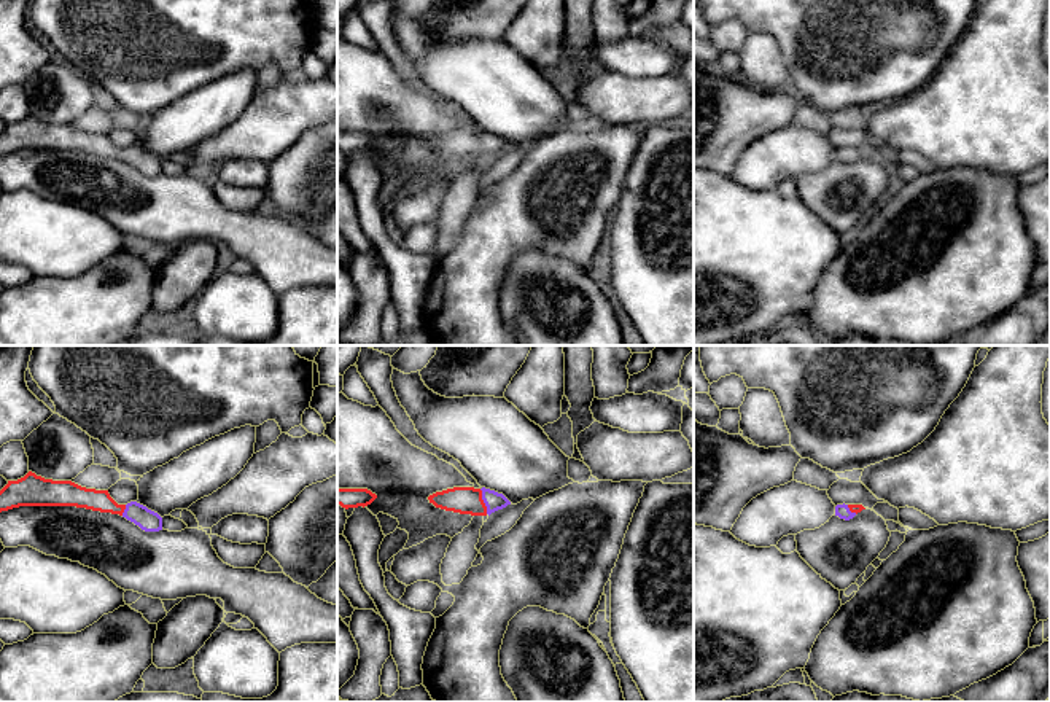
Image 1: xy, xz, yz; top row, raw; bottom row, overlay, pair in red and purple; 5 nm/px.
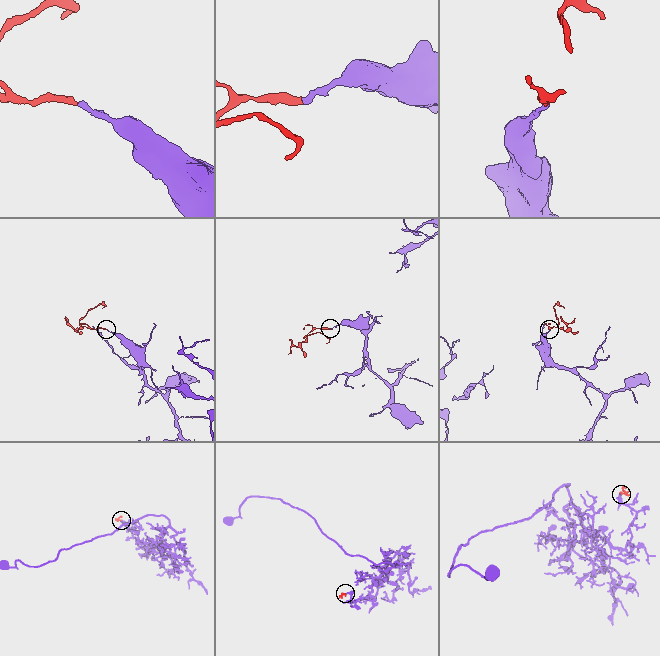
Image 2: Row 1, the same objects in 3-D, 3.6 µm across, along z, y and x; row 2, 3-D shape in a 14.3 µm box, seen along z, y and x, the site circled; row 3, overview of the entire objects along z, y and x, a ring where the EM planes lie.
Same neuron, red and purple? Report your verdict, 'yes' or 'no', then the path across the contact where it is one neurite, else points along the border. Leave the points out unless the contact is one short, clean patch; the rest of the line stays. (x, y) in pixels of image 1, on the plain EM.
yes; runs through xz (466, 144), (482, 145), (493, 144)

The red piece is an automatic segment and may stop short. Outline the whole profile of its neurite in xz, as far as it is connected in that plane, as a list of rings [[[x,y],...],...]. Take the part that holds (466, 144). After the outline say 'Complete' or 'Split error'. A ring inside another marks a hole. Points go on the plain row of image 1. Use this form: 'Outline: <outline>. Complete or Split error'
Outline: [[[453,131],[436,135],[428,140],[436,151],[471,159],[490,159],[492,156],[506,151],[511,145],[490,132]]]. Split error

